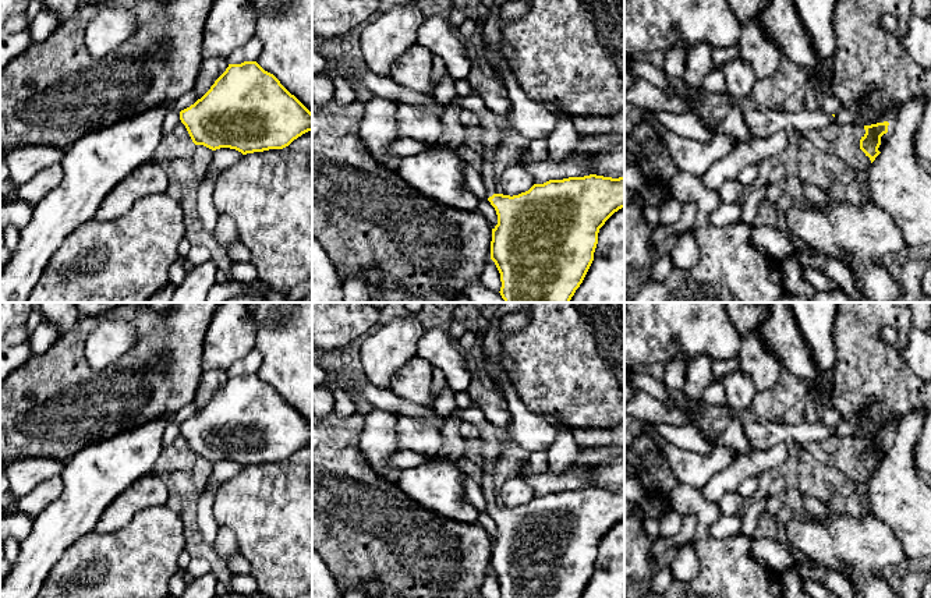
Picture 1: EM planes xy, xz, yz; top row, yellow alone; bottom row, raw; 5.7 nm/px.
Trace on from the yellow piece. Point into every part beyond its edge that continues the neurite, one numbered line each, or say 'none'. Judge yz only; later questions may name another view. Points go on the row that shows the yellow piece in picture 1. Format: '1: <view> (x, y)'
none

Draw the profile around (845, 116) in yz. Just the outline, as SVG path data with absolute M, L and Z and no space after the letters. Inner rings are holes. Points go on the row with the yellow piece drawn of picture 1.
M842 107L833 117L833 124L836 125L847 125L857 123L857 114L854 107Z

